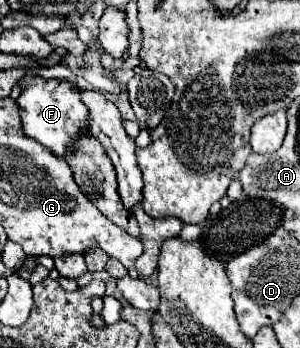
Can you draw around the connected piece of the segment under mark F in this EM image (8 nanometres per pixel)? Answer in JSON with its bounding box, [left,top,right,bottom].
[17,76,87,158]

